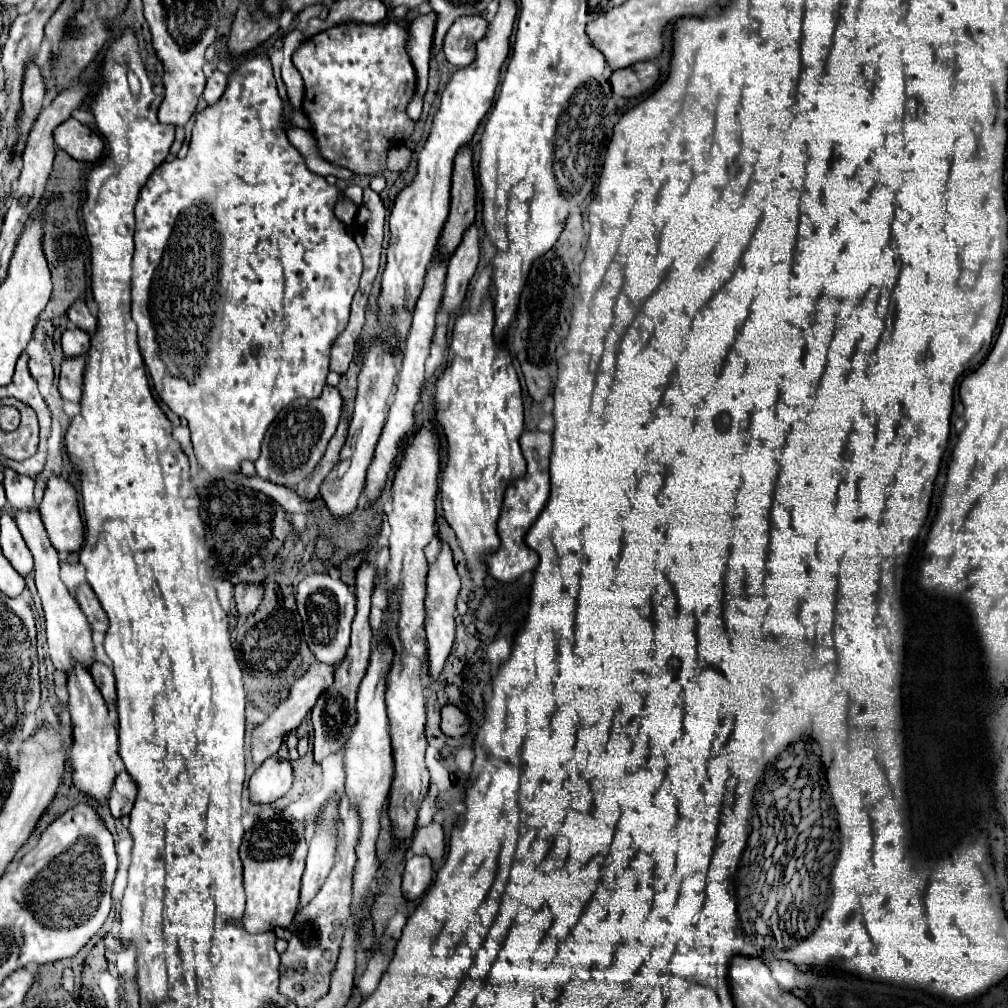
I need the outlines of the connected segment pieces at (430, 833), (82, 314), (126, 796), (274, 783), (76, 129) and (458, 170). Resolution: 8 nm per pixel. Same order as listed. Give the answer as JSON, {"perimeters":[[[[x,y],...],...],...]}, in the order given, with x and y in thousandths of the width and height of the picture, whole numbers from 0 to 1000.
{"perimeters":[[[[429,815],[423,821],[413,821],[409,831],[409,845],[417,849],[425,849],[429,855],[438,853],[440,849],[440,825],[438,817]]],[[[75,298],[69,306],[67,306],[67,315],[77,323],[77,325],[81,325],[83,329],[91,329],[91,327],[95,327],[95,315],[89,312],[89,308],[87,308],[87,304],[85,304],[85,300],[83,298]]],[[[123,764],[115,770],[115,778],[111,782],[111,790],[109,790],[109,806],[113,812],[121,812],[125,808],[129,808],[133,794],[135,794],[135,776],[129,772],[129,768]]],[[[276,750],[266,752],[252,764],[246,778],[248,798],[270,798],[290,782],[290,760]]],[[[73,117],[63,119],[54,129],[54,143],[56,147],[69,153],[73,159],[85,159],[85,161],[97,159],[103,147],[101,137]]],[[[466,143],[458,145],[450,157],[450,175],[448,175],[448,202],[446,212],[440,222],[435,250],[440,254],[448,254],[452,244],[458,238],[460,228],[472,216],[472,171],[468,165],[468,147]]]]}

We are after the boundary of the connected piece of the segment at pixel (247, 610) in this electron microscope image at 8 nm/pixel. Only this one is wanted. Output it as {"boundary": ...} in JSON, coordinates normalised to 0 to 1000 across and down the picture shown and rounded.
{"boundary":[[[236,579],[232,583],[232,595],[234,595],[234,603],[238,609],[250,609],[254,607],[258,595],[260,595],[260,587],[262,581],[252,581],[252,579]]]}

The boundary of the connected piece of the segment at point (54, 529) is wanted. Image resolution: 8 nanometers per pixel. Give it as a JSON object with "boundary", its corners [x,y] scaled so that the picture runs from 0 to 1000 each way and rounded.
{"boundary":[[[50,474],[38,502],[42,520],[56,548],[75,548],[83,538],[83,520],[75,486],[65,474]]]}

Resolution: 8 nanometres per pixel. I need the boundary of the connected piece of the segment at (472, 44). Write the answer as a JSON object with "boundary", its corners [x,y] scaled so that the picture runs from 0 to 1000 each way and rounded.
{"boundary":[[[458,16],[454,18],[440,38],[440,54],[442,60],[460,67],[466,65],[472,58],[472,42],[478,40],[484,32],[484,22],[478,16]]]}

